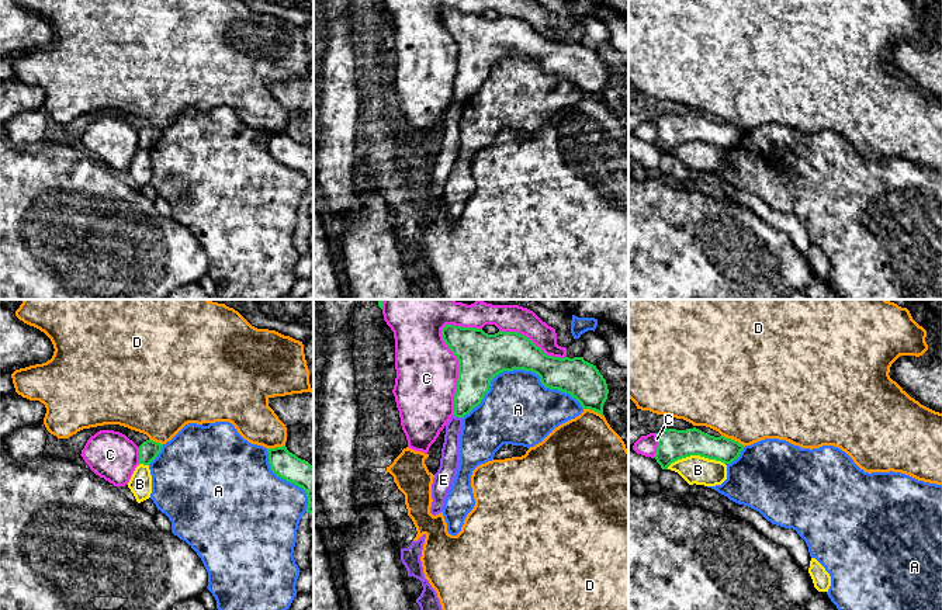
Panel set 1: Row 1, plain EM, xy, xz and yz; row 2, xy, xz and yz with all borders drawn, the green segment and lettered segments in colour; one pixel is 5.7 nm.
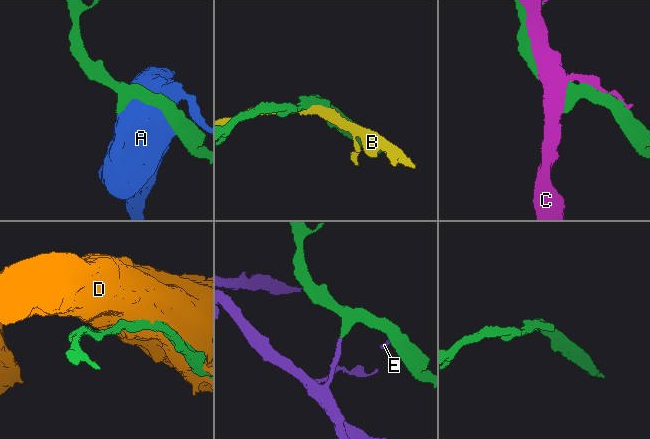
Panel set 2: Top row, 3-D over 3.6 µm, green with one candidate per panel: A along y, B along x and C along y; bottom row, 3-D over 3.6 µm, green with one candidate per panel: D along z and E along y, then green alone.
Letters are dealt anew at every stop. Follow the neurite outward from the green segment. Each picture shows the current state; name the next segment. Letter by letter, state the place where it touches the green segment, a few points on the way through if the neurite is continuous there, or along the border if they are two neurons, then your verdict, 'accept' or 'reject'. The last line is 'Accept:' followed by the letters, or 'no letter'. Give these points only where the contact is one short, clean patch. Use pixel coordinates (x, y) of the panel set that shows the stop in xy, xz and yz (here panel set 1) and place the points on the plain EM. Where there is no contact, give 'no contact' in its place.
A: xz (519, 54) | reject
B: yz (695, 139) | reject
C: xz (459, 55) | reject
D: yz (731, 124) | reject
E: xz (459, 101) | along xz (454, 100), (461, 104) | reject
Accept: no letter

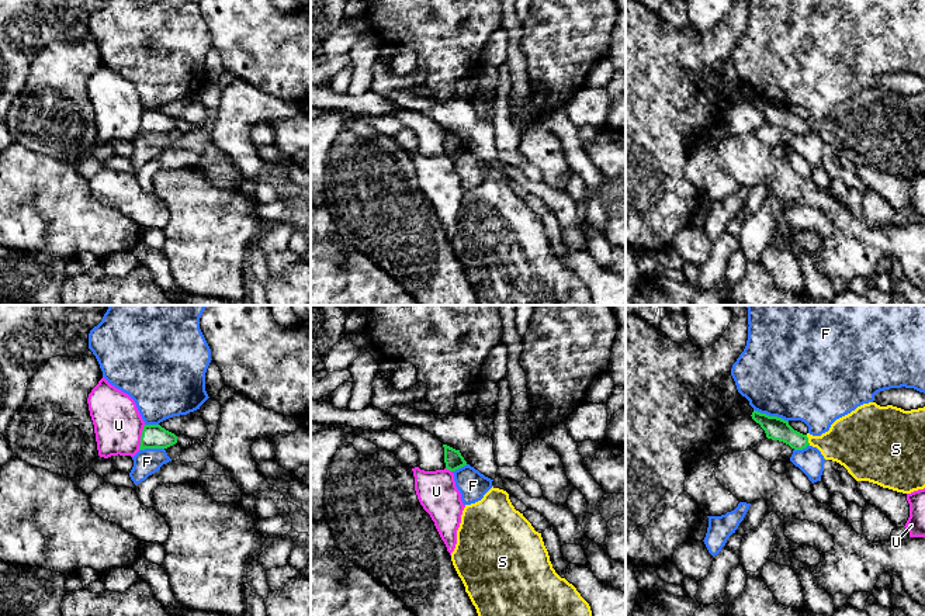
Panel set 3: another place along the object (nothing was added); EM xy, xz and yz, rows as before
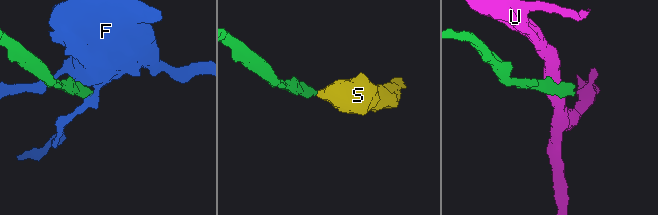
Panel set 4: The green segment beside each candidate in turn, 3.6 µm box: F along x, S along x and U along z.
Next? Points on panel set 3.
F: yz (771, 101) | along yz (754, 94), (780, 101), (787, 107) | reject
S: yz (807, 125) | across yz (775, 113), (796, 125), (807, 125), (851, 125) | accept
U: xy (141, 123) | reject
Accept: S

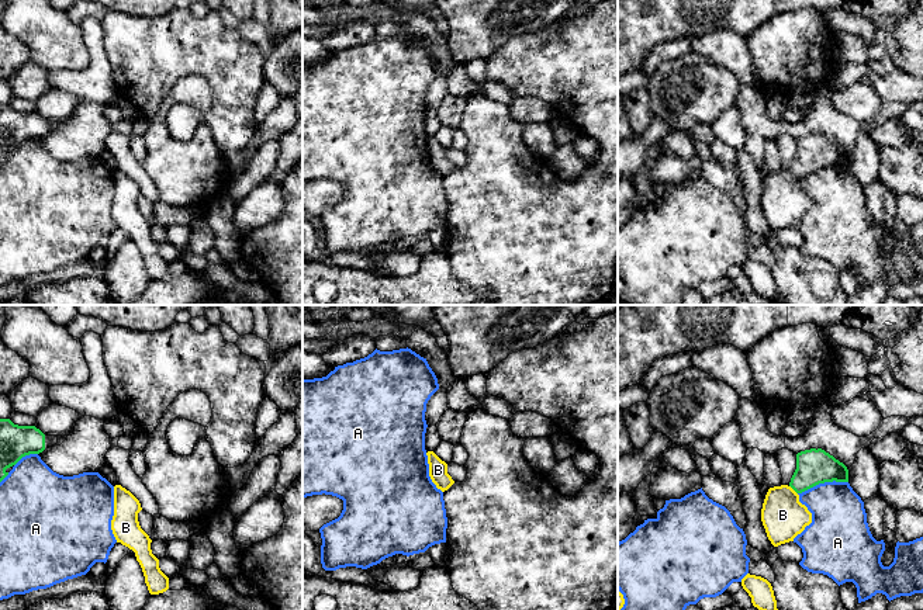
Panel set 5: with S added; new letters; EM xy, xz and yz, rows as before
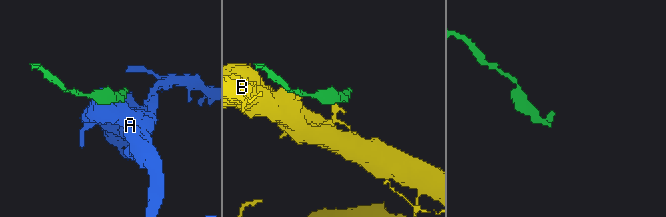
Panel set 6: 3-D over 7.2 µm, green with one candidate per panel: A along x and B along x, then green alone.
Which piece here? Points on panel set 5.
A: yz (822, 167) | reject
B: yz (792, 173) | along yz (790, 170), (797, 179) | reject
Accept: no letter

